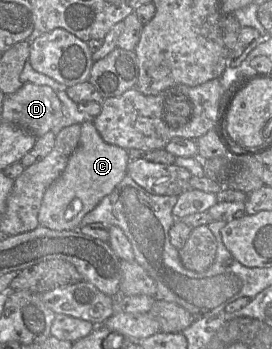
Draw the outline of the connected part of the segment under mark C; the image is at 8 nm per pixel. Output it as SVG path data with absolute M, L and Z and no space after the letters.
M91 121L81 124L77 147L63 173L46 189L38 213L40 226L51 230L77 230L83 217L93 210L127 174L127 150L106 143Z

